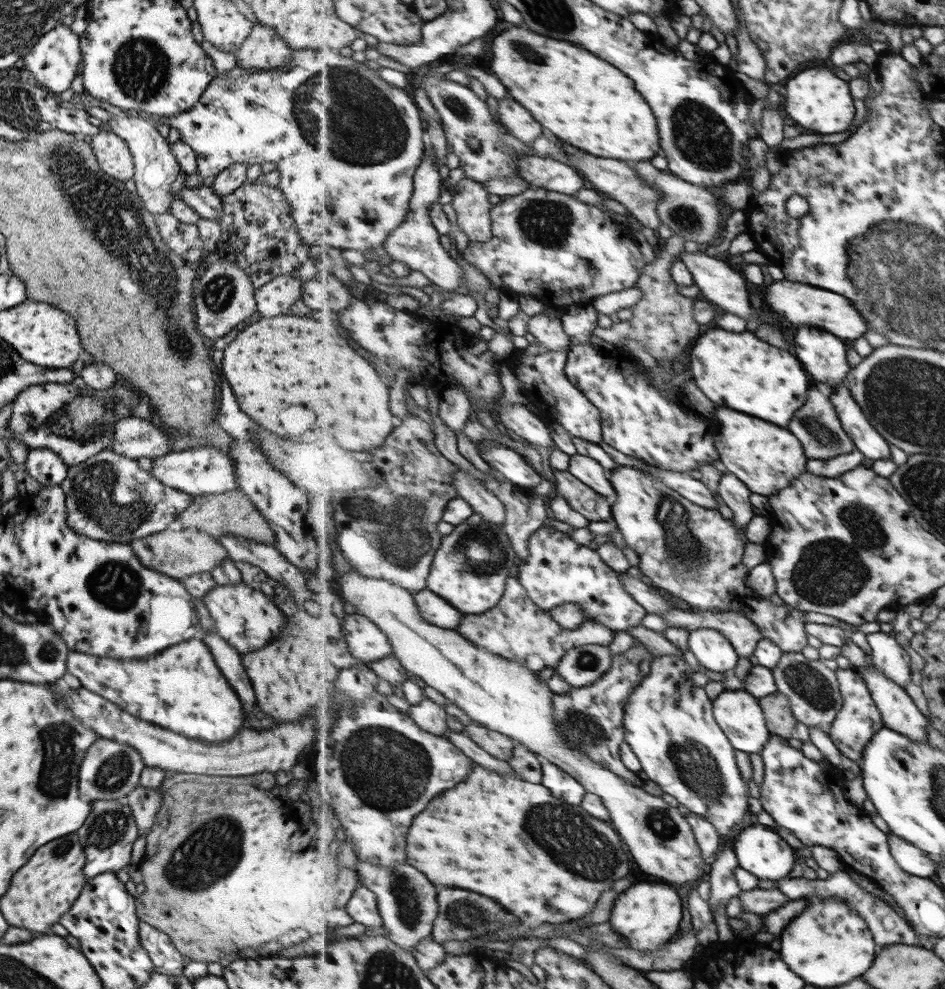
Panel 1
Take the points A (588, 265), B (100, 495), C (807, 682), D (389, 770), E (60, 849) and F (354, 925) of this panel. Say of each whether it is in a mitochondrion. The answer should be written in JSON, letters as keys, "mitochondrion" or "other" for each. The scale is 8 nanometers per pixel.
{"A":"mitochondrion","B":"mitochondrion","C":"mitochondrion","D":"mitochondrion","E":"mitochondrion","F":"other"}

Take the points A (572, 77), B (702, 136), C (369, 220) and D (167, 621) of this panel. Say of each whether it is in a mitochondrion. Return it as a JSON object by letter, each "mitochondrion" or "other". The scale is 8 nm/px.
{"A":"other","B":"mitochondrion","C":"other","D":"other"}

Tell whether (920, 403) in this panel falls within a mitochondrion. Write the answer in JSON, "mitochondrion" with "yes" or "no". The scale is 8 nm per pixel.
{"mitochondrion":"yes"}

